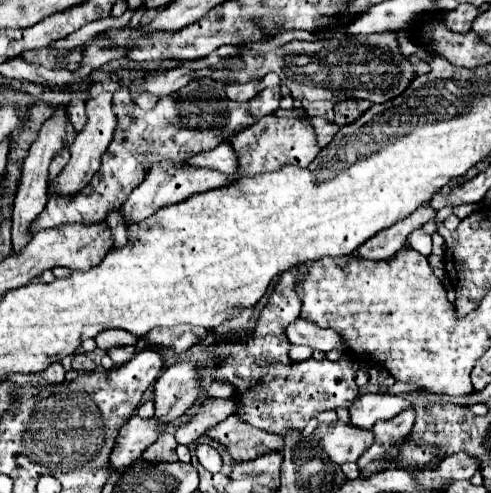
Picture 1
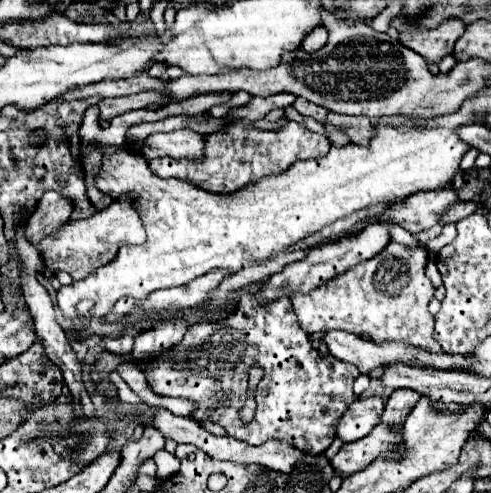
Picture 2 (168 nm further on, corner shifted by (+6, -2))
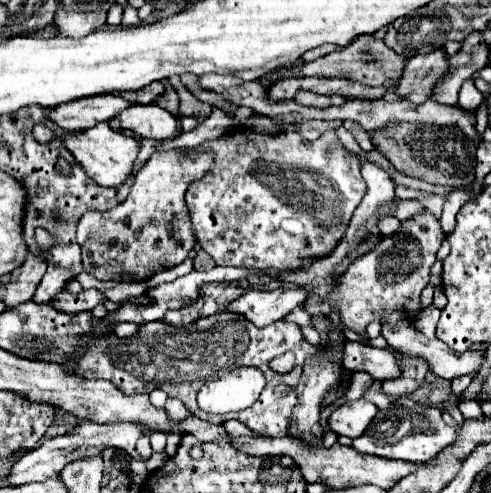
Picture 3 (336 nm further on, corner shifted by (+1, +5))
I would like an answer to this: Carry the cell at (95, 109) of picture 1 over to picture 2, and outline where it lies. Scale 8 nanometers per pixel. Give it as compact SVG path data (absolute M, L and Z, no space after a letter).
M54 190L44 192L38 206L30 214L26 236L30 236L30 242L38 246L38 240L42 240L42 236L48 236L50 232L54 232L54 228L60 228L64 222L70 220L72 210L74 202L70 198L62 198Z

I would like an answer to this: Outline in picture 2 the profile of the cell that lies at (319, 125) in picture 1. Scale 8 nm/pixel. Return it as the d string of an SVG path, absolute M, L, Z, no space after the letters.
M326 124L326 134L328 134L328 140L332 142L332 146L342 146L342 144L350 142L350 138L340 128L336 128L332 124Z

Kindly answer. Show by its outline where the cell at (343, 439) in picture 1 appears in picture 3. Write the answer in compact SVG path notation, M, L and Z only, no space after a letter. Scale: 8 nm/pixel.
M403 395L395 399L387 409L379 411L375 421L367 427L367 431L353 439L353 447L361 453L379 455L387 459L403 459L411 463L425 463L435 459L445 447L457 441L457 425L447 425L441 417L439 409L421 405L419 401Z

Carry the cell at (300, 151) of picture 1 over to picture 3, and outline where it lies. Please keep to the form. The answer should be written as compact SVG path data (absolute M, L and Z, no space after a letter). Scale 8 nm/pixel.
M237 129L231 137L207 141L201 147L215 151L215 165L213 165L211 173L207 173L201 181L191 183L191 201L187 201L187 207L189 207L189 213L191 213L191 221L193 221L193 227L195 227L195 235L197 235L199 247L205 253L209 253L217 261L217 265L223 265L223 267L231 265L231 267L249 267L249 269L297 271L303 259L315 259L315 257L329 255L339 245L339 241L343 239L343 235L345 235L345 231L349 227L349 221L353 217L353 211L357 209L357 205L361 203L361 199L363 199L363 195L367 191L365 179L361 177L361 161L359 161L359 157L349 153L341 145L341 141L339 141L335 131L325 131L319 139L307 141L295 131L283 131L283 133L277 133L277 135L261 135L261 133L255 133L251 129Z

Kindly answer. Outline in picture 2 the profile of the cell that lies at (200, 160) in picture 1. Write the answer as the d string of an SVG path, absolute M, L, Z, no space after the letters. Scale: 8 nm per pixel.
M174 130L168 134L150 134L144 142L148 160L170 156L174 160L204 160L204 140L194 130Z

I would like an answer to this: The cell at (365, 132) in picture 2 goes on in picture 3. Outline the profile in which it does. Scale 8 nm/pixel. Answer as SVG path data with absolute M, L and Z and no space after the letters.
M393 123L371 131L373 145L381 151L393 167L415 179L423 179L435 185L463 187L475 181L475 143L457 125L423 125L423 123Z

